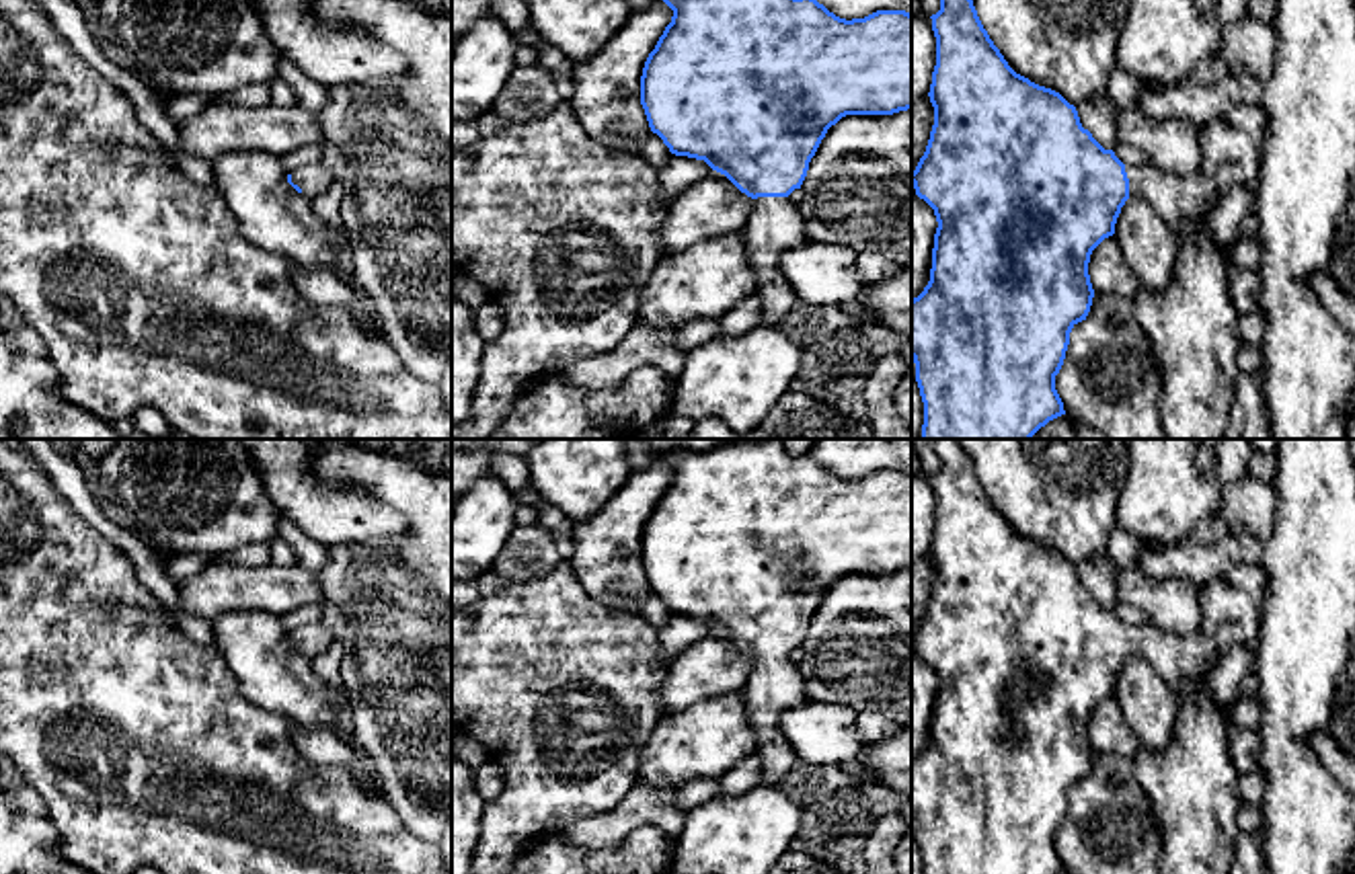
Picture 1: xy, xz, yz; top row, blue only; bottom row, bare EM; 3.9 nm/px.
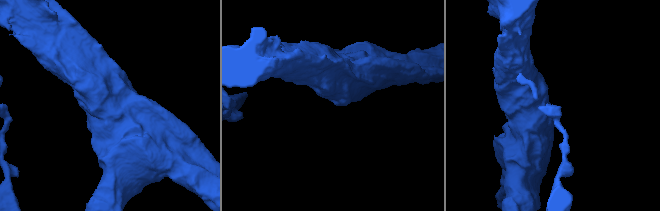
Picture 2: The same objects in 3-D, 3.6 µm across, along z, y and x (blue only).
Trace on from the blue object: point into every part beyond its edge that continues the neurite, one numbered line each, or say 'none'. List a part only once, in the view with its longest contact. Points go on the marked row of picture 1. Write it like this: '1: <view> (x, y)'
1: xz (775, 226)

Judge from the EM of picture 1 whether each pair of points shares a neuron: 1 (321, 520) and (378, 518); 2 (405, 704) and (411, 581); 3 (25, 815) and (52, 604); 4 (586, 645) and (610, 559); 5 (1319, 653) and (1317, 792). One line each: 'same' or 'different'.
1: same
2: same
3: different
4: different
5: same

